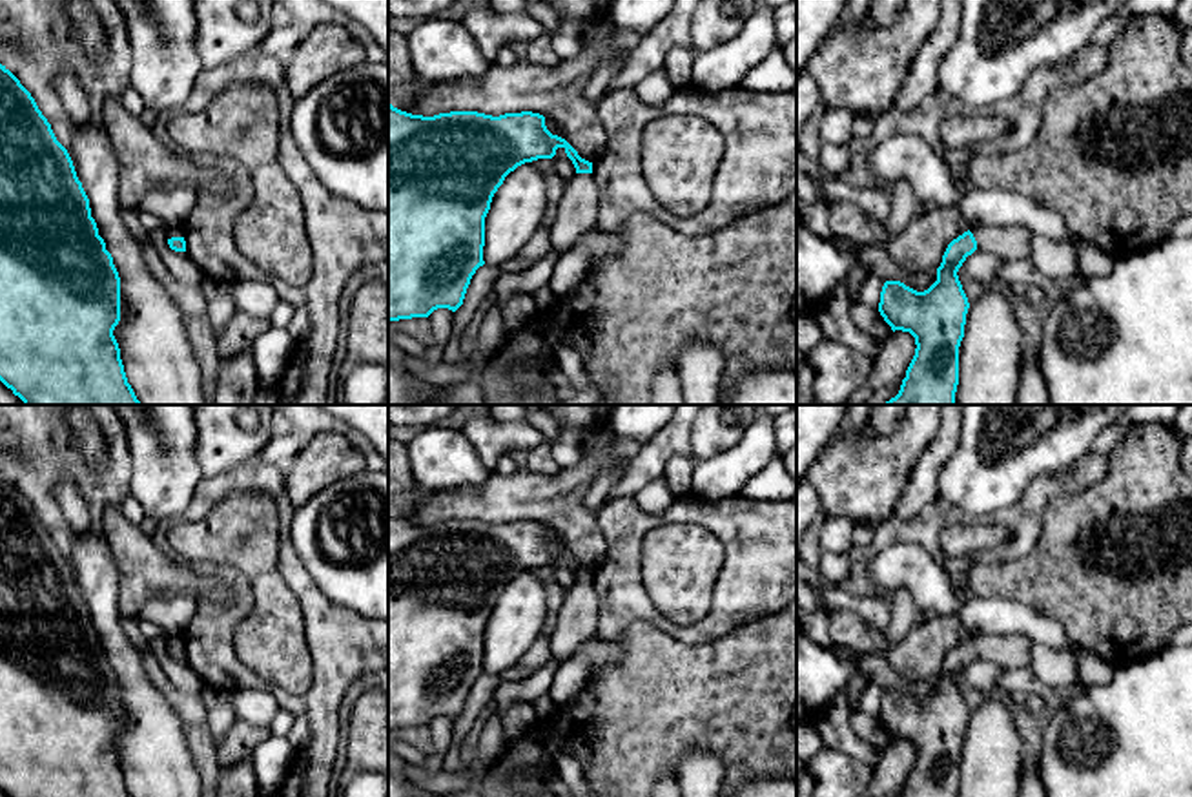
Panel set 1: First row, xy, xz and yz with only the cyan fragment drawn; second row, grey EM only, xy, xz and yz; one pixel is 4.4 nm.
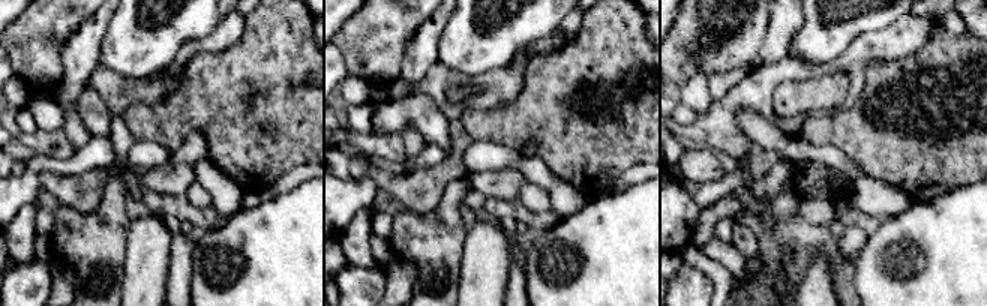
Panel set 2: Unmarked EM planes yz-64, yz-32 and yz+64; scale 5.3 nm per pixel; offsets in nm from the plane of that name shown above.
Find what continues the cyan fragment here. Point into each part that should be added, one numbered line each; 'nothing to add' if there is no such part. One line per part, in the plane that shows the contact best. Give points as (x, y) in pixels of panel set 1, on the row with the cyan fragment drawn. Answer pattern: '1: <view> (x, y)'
1: yz (1010, 243)

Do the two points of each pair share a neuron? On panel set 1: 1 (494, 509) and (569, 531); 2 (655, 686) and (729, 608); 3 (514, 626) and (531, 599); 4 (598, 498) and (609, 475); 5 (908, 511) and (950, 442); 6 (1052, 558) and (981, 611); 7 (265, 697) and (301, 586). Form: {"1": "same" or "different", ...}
{"1": "same", "2": "different", "3": "same", "4": "same", "5": "same", "6": "different", "7": "different"}

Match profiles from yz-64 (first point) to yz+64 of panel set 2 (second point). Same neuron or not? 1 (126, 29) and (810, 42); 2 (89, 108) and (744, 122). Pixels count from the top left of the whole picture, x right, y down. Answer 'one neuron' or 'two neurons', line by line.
1: one neuron
2: one neuron

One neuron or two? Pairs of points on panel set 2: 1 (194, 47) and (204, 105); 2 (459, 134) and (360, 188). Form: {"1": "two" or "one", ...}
{"1": "two", "2": "two"}

